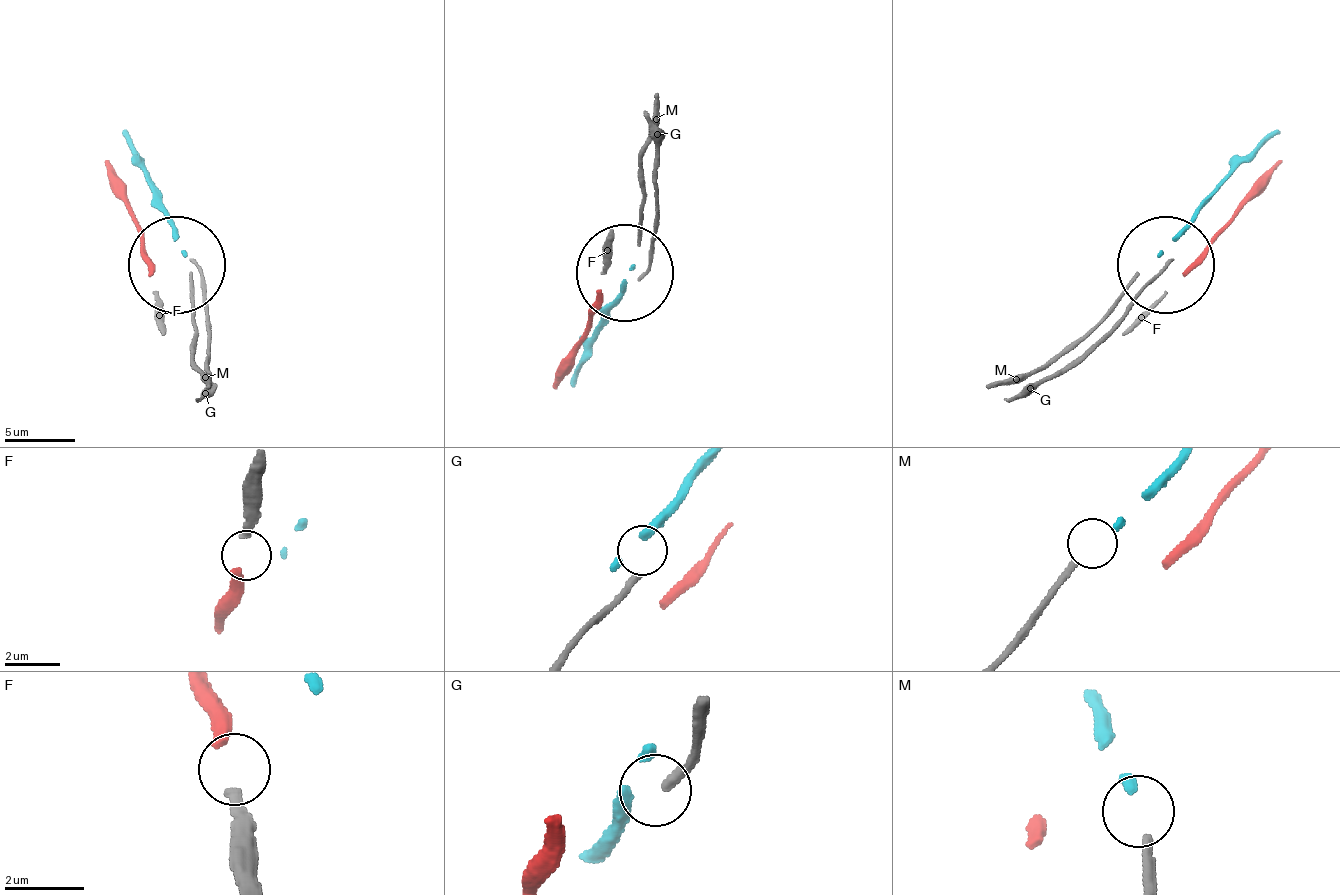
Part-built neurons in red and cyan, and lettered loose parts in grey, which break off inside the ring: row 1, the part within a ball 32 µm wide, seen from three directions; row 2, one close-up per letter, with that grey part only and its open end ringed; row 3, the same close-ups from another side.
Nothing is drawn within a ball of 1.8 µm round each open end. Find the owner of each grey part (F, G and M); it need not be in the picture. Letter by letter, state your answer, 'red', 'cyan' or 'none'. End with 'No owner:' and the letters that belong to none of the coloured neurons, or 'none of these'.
F: red
G: none
M: cyan
No owner: G

